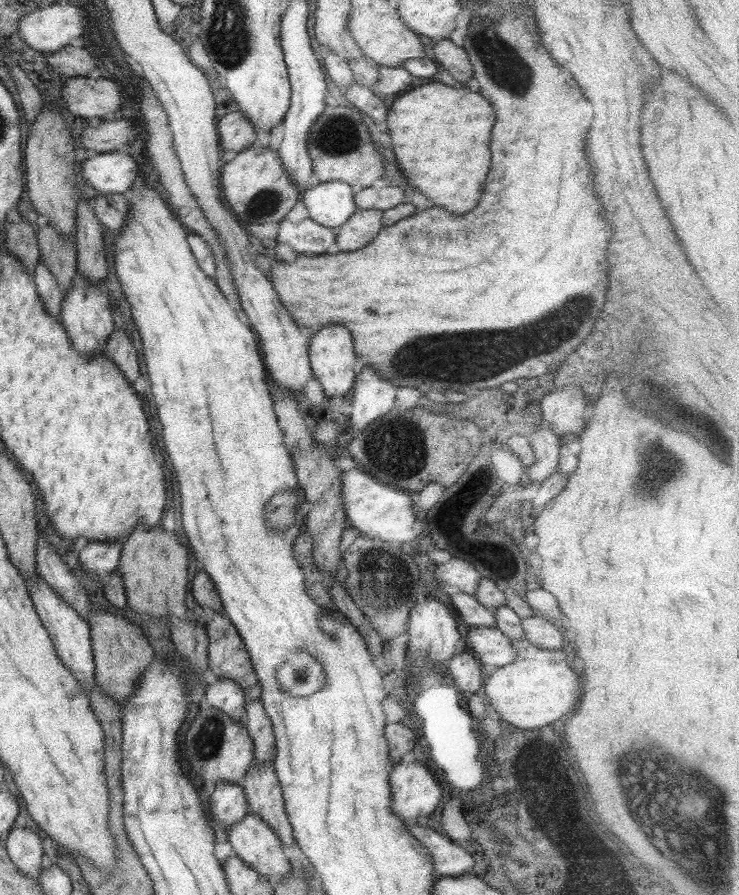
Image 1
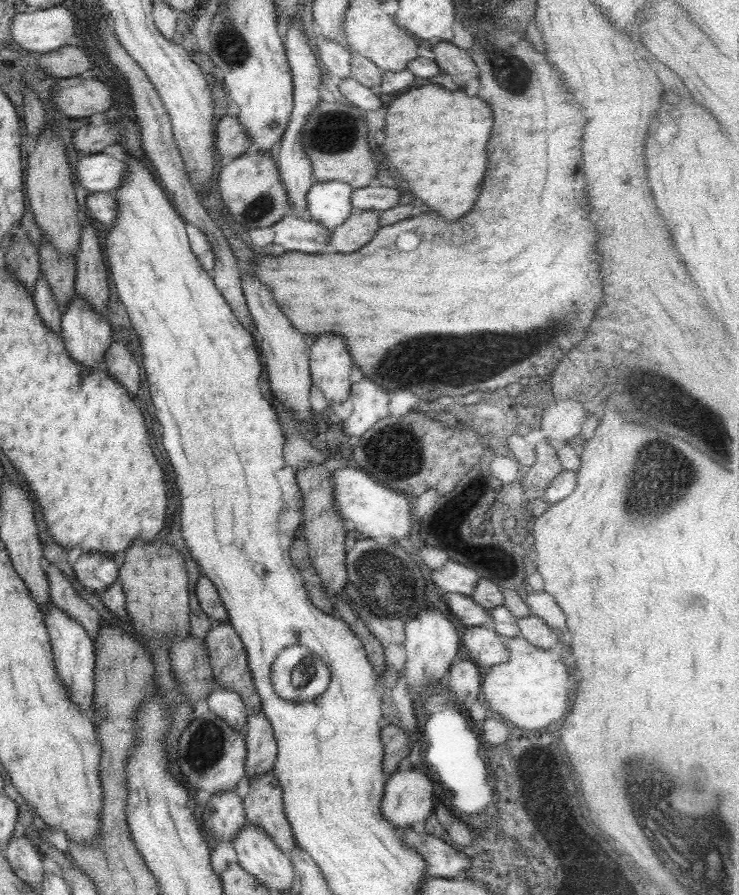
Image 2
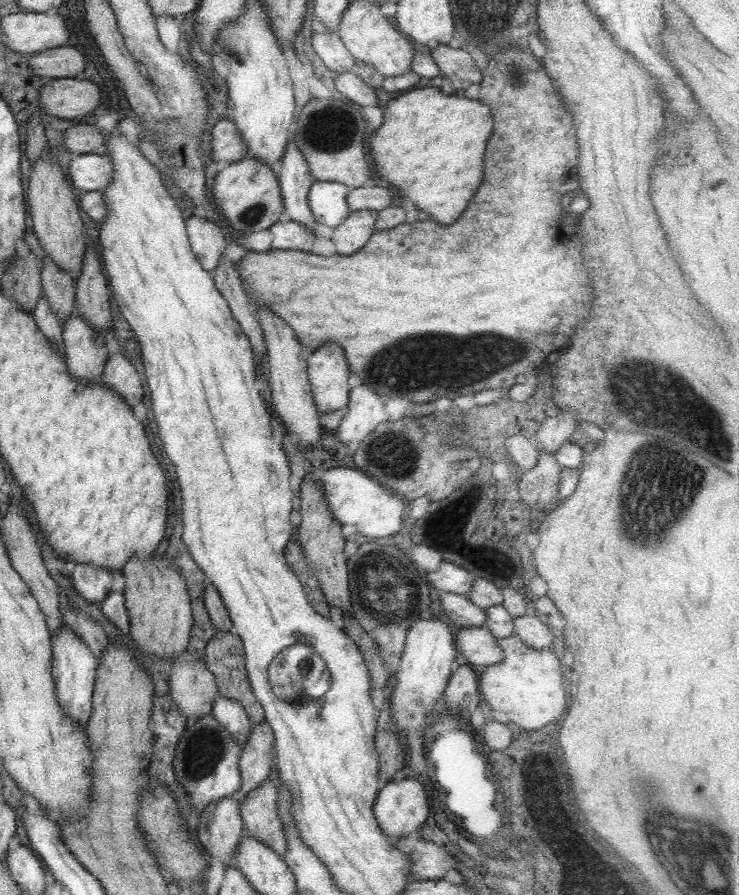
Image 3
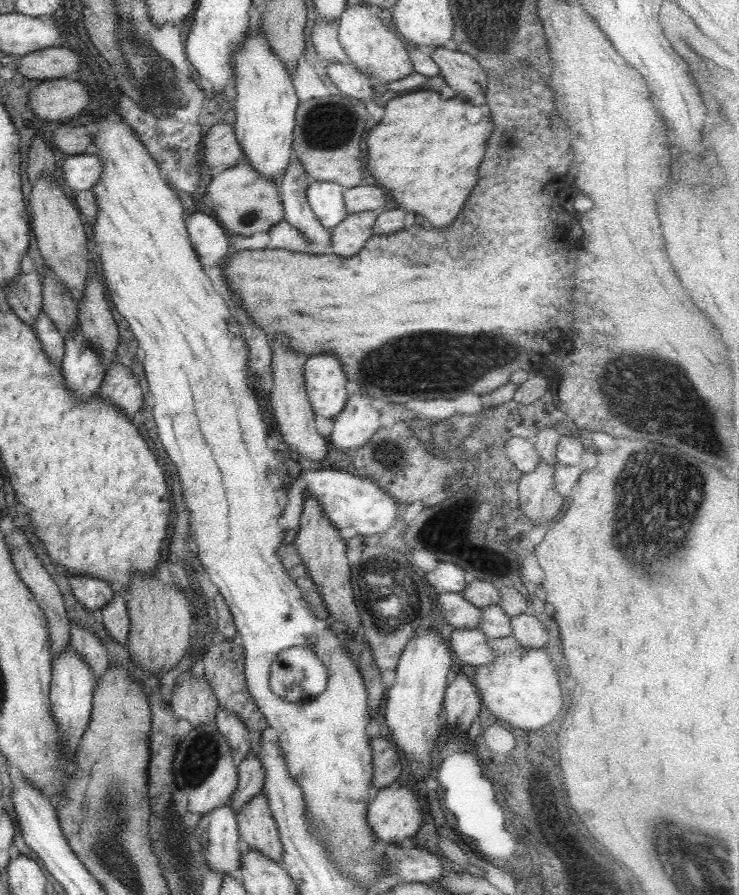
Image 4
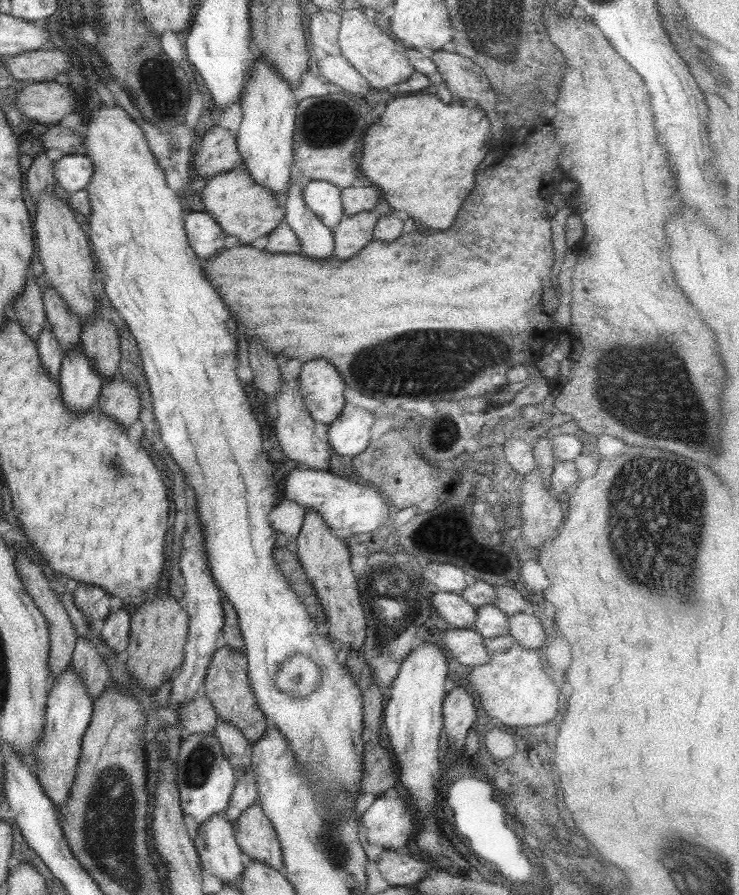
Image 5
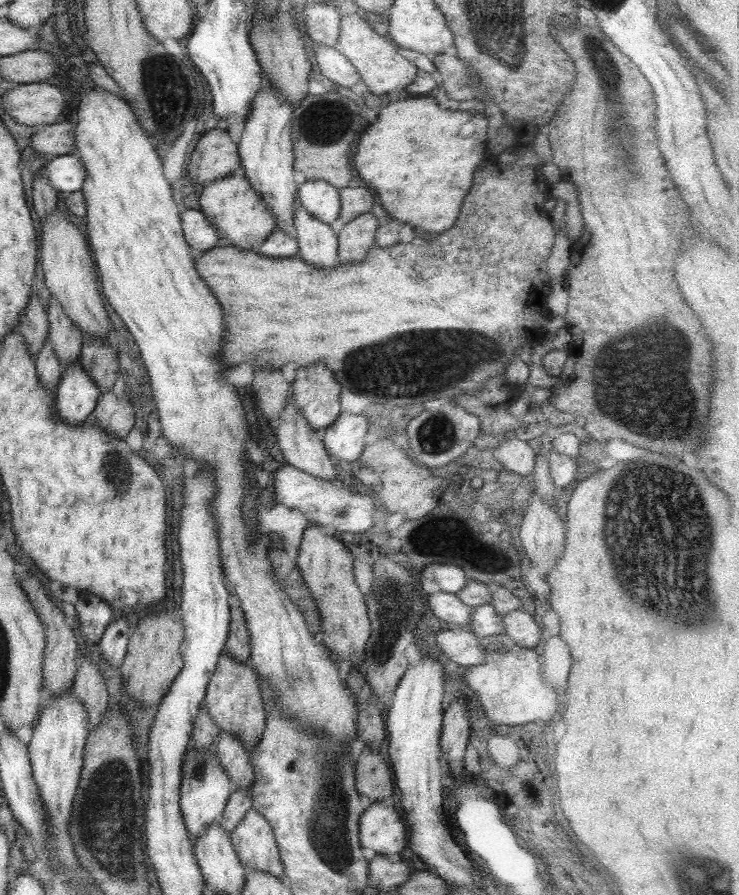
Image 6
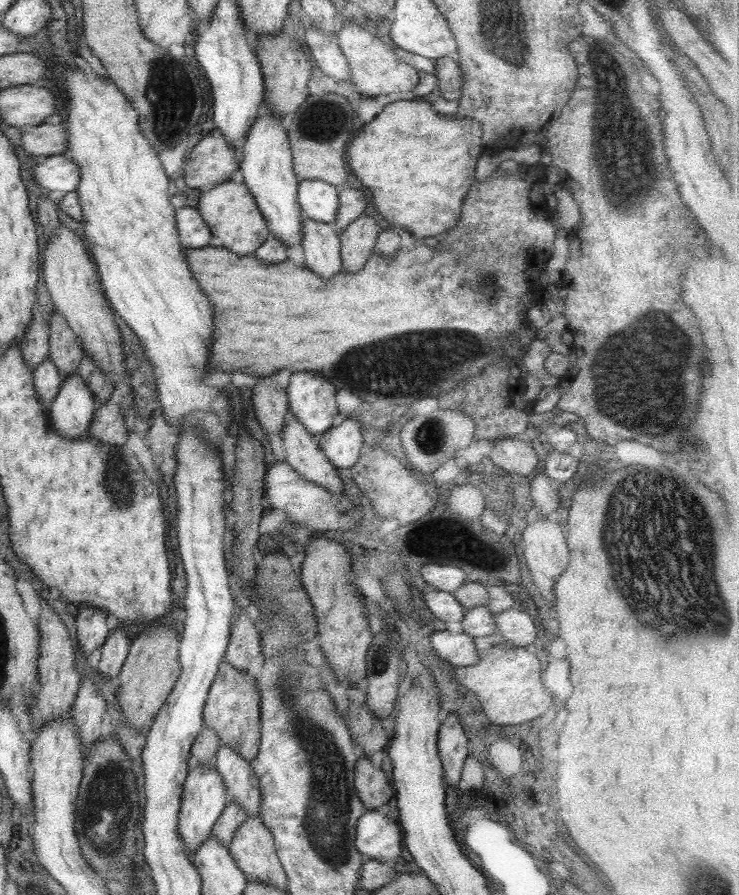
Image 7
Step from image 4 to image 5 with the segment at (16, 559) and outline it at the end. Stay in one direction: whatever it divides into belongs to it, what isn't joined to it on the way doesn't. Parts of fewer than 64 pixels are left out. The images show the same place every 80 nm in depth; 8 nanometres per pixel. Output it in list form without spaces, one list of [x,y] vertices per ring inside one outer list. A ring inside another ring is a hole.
[[[14,552],[14,565],[25,592],[41,612],[47,623],[48,628],[48,657],[47,666],[51,677],[60,676],[68,666],[70,666],[71,655],[75,646],[76,632],[73,630],[72,624],[68,619],[68,614],[63,608],[59,599],[59,594],[55,590],[51,590],[50,583],[44,577],[41,564],[33,560],[29,560],[27,555]]]

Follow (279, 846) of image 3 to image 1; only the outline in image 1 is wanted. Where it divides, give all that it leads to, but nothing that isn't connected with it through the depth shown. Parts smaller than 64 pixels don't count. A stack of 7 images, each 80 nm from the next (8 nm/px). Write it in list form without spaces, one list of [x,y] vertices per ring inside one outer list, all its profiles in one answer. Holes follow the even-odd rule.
[[[272,761],[251,764],[242,780],[248,813],[258,816],[272,828],[282,846],[294,844],[292,828],[288,823]]]

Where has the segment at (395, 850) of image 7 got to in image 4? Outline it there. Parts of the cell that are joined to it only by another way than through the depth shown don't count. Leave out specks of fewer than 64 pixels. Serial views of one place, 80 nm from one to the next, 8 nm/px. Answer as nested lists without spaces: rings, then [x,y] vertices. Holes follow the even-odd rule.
[[[400,780],[395,785],[378,789],[372,802],[366,806],[366,819],[377,843],[399,844],[405,838],[412,838],[421,822],[421,811],[417,793],[408,781]]]

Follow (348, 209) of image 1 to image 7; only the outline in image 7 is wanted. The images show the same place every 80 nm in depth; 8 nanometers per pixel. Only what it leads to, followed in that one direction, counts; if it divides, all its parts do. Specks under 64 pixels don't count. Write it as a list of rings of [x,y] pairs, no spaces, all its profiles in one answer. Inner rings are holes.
[[[320,180],[298,181],[296,201],[302,215],[309,220],[333,222],[338,205],[338,188]]]

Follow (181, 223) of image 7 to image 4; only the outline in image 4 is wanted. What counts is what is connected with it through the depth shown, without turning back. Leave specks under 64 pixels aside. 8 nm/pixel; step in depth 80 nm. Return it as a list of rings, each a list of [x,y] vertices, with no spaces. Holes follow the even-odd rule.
[[[207,211],[185,216],[190,245],[203,268],[219,265],[227,252],[227,233]]]

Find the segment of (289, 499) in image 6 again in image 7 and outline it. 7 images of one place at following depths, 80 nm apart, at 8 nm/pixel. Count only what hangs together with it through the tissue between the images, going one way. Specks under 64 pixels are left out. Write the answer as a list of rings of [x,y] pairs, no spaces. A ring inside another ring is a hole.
[[[275,461],[266,468],[262,482],[267,509],[284,512],[290,522],[299,528],[314,531],[346,529],[358,515],[358,508],[350,503],[345,494],[329,495],[325,489],[303,480],[285,461]]]

